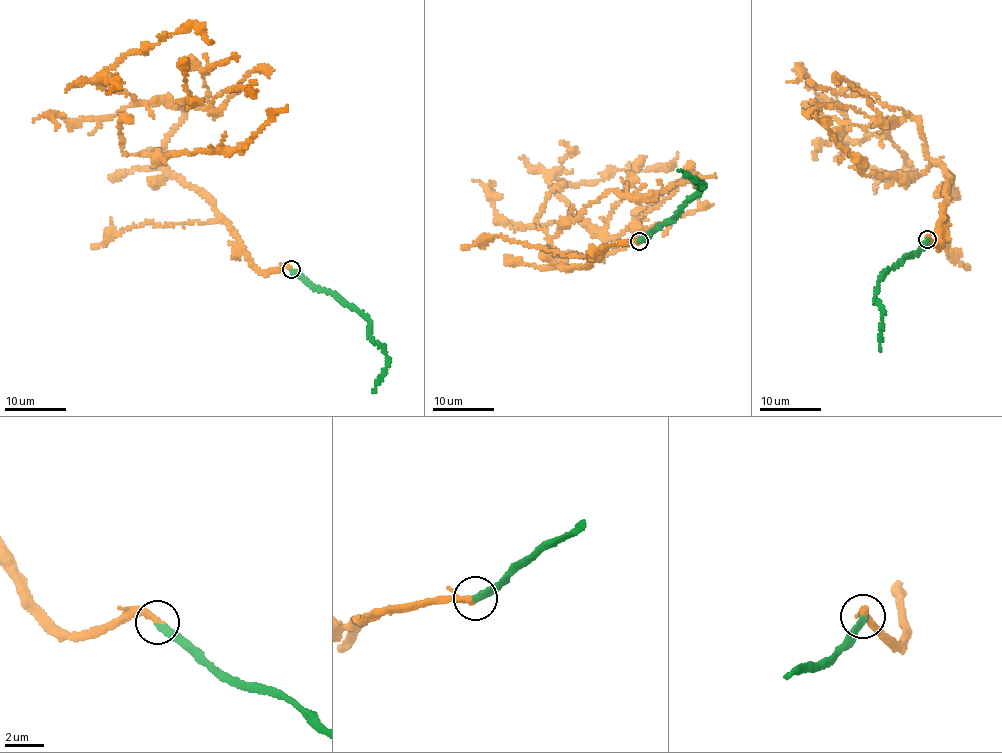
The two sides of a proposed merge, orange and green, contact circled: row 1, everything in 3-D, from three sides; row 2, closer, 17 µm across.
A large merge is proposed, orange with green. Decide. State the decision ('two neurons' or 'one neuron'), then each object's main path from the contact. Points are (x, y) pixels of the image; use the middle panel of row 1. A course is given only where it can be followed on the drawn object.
one neuron; course orange (639, 241), (570, 270), (574, 252), (604, 256), (602, 239), (549, 181), (589, 183), (678, 153); course green (639, 241), (678, 216), (699, 191), (697, 181), (702, 185), (679, 170)

